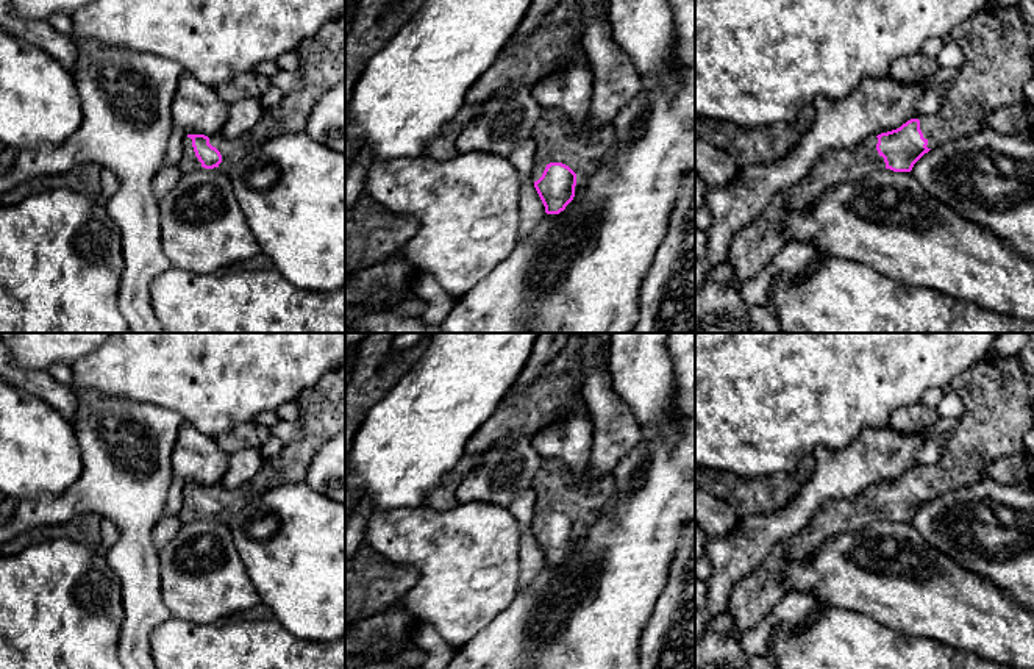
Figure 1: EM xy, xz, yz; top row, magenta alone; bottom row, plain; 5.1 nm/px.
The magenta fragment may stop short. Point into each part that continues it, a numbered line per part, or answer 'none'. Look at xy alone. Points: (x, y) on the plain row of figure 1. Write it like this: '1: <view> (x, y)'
1: xy (188, 513)

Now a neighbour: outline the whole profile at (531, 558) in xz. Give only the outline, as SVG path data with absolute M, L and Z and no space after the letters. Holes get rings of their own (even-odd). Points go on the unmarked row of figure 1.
M525 531L519 538L519 591L525 591L539 569L545 564L545 556L534 538L534 533Z

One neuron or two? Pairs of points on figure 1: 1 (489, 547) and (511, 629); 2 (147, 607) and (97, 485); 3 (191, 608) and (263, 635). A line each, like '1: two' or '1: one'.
1: two
2: one
3: two

